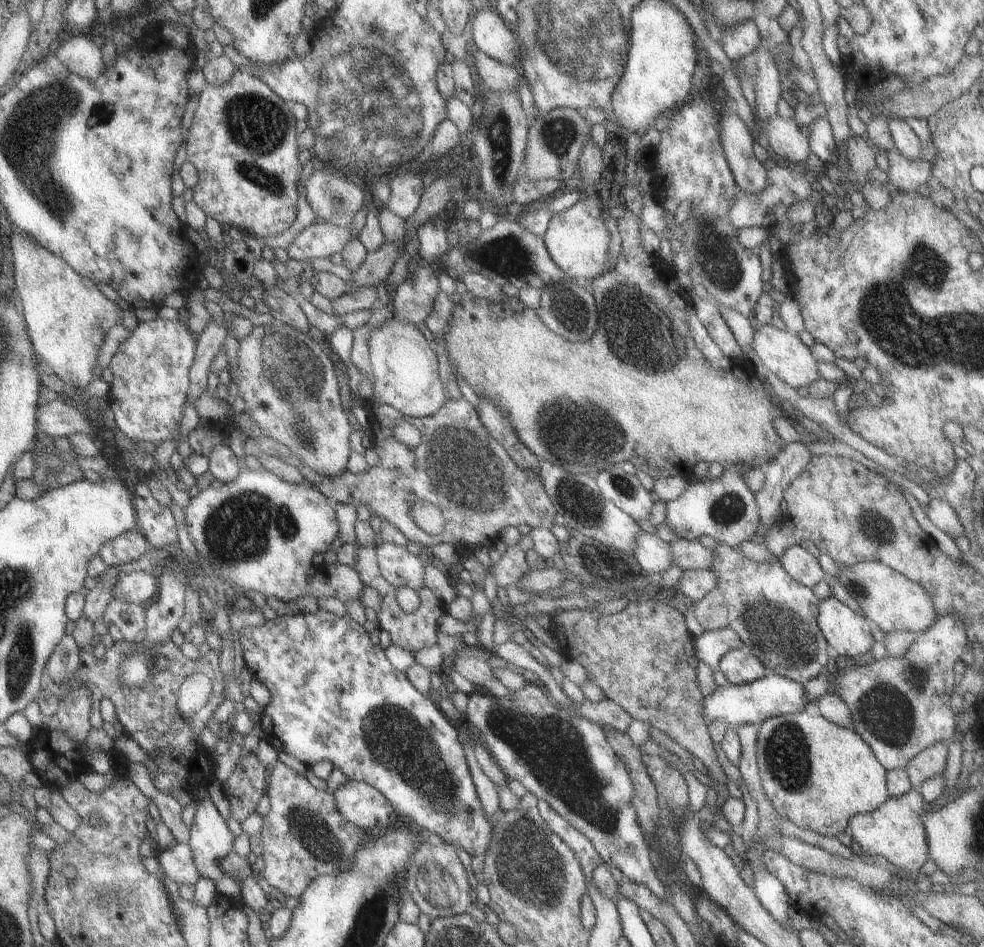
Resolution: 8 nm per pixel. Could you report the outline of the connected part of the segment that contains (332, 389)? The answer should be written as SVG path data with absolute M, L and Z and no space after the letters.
M273 320L270 325L267 326L252 326L250 333L239 341L239 348L237 350L237 370L235 376L235 385L237 386L237 395L245 402L245 413L255 421L258 425L262 436L270 437L271 440L287 446L292 455L299 458L301 464L306 468L309 468L312 472L319 474L321 477L333 477L341 475L346 469L346 463L350 449L348 448L348 439L352 432L352 427L349 425L347 418L344 414L344 410L340 406L339 388L336 378L336 368L334 364L330 362L330 358L317 342L313 342L313 338L306 337L305 334L301 334L297 330Z

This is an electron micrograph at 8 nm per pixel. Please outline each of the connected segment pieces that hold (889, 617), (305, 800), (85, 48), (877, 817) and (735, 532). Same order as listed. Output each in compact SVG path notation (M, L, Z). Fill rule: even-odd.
M876 561L838 564L837 582L847 590L849 596L861 607L864 618L877 626L883 633L891 630L907 630L916 634L927 631L936 622L933 604L919 588L919 584L907 580L895 570L887 568Z
M279 761L271 764L265 795L269 809L263 817L263 824L258 833L263 846L259 857L265 863L261 874L263 874L263 880L281 896L297 898L305 891L307 884L310 884L311 880L317 876L349 871L347 868L353 860L355 848L363 844L365 840L369 840L369 836L363 829L353 826L351 822L345 821L339 815L329 790L314 788L303 775L296 774Z
M79 30L79 36L63 41L55 48L55 58L71 74L95 79L104 70L101 51L91 42L91 36L85 30Z
M910 789L901 796L890 797L872 812L861 812L847 820L847 833L859 845L863 854L879 855L888 864L903 872L915 873L927 861L927 842L919 814L926 809L921 796Z
M735 464L724 469L717 480L690 480L681 496L666 502L663 524L675 533L676 538L689 541L705 535L718 544L735 548L742 541L750 541L760 522L753 493L741 480L741 474L750 469L747 464Z

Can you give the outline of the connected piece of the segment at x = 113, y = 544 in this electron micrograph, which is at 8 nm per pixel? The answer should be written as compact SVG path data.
M133 526L102 544L98 550L101 560L108 565L119 565L138 559L147 550L144 536Z

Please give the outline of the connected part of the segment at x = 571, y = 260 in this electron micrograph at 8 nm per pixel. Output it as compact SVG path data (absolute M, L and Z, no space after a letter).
M591 191L582 193L575 205L551 218L542 235L542 242L550 260L569 280L592 282L608 269L610 235L605 227L603 212L608 211L604 202Z

